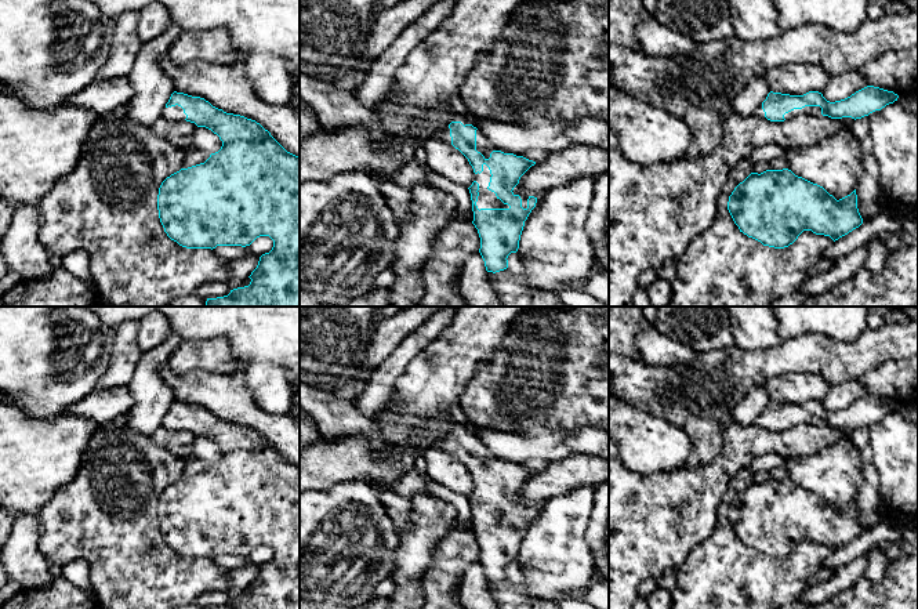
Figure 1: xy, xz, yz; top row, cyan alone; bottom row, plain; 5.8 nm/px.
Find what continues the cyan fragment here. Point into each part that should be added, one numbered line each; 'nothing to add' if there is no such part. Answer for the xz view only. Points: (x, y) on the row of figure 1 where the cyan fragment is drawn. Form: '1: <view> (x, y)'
1: xz (486, 199)

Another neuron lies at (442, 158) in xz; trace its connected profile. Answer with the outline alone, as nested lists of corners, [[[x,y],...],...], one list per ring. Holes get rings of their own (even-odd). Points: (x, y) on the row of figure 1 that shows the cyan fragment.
[[[431,137],[424,142],[427,153],[427,166],[438,175],[458,184],[471,186],[475,181],[475,173],[468,159],[451,144]]]

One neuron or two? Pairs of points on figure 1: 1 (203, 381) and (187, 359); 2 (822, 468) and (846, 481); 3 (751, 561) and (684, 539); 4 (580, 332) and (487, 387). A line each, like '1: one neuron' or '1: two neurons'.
1: two neurons
2: one neuron
3: two neurons
4: one neuron

